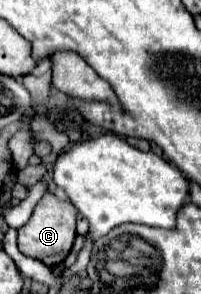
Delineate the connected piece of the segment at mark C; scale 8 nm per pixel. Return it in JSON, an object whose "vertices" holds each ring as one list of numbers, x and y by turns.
{"vertices":[[46,192,36,204,32,218,18,230,18,248,22,254,44,262,46,266,58,266,70,254,76,238,76,216,78,210,70,200,60,200,52,192]]}

